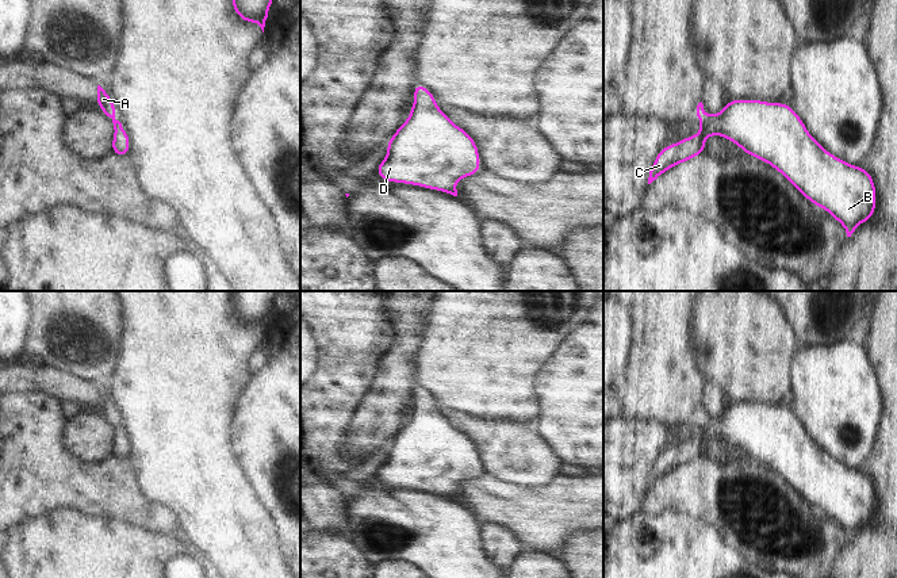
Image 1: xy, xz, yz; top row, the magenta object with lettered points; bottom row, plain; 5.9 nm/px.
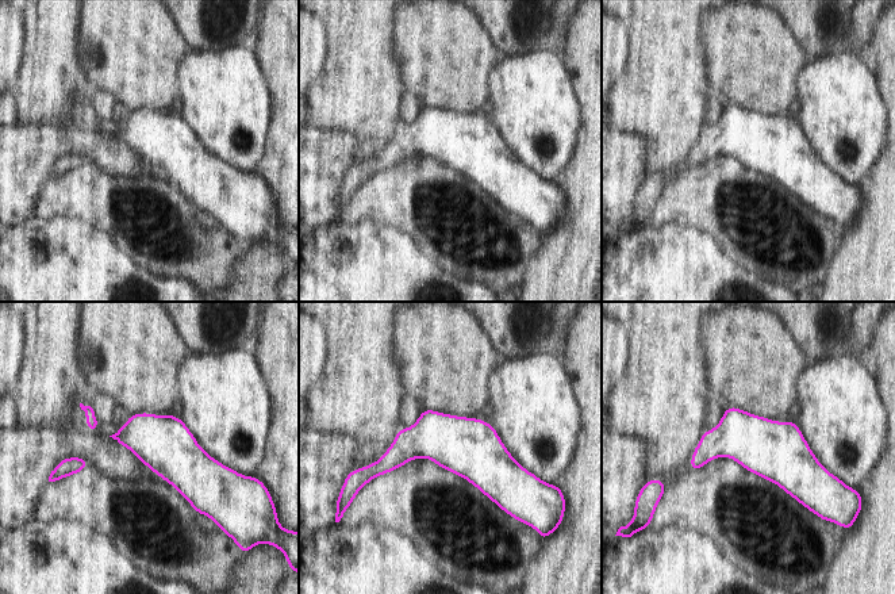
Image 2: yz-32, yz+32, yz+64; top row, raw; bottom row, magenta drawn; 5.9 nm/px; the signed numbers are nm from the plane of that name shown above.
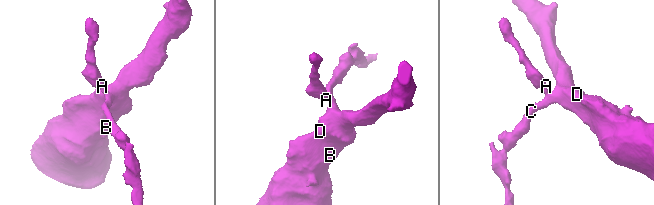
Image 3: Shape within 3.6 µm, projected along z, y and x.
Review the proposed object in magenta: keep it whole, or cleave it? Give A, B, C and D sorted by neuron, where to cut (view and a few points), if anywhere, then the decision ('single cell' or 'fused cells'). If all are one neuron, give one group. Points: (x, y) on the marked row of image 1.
A B C D; no cut; single cell

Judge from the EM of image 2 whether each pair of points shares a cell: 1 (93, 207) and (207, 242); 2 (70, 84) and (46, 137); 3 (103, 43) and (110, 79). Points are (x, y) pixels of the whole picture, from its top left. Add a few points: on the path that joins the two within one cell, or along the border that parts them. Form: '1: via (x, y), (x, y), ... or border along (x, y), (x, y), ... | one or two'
1: via (123, 188), (149, 187), (164, 195), (177, 213) | one
2: border along (20, 123), (62, 129), (84, 126) | two
3: via (110, 52), (110, 71) | one

